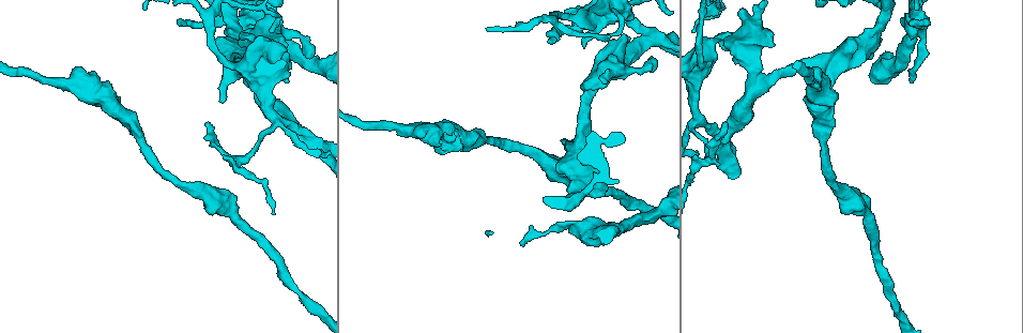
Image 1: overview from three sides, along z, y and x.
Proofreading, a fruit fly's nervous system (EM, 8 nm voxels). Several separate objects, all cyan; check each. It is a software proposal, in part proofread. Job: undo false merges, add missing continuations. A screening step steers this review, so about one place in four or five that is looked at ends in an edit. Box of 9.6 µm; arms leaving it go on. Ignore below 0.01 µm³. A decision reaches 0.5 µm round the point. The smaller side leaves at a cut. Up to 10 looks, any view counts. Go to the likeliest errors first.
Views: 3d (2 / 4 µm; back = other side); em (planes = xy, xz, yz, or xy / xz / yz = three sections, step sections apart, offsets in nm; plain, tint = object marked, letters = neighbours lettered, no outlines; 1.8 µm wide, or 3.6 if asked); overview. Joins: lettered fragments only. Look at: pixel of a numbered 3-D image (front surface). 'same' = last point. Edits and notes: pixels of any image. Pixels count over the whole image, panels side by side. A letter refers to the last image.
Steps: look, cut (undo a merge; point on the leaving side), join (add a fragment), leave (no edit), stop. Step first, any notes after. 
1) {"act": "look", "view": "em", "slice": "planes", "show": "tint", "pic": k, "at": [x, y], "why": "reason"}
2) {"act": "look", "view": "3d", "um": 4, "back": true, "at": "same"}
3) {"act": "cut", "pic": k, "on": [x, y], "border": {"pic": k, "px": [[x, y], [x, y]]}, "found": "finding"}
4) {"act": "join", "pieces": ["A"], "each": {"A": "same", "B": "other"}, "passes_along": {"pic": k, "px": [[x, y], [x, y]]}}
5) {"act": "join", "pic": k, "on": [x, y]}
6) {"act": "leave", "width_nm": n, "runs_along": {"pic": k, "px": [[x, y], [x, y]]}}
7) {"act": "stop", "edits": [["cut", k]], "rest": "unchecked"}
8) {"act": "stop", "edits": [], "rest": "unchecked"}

{"act": "look", "view": "3d", "um": 4, "back": true, "pic": 1, "at": [707, 160], "why": "arms part here"}

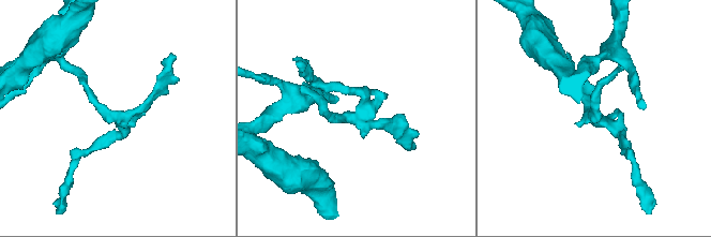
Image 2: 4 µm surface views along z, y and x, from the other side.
{"act": "look", "view": "em", "slice": "xy", "step": 16, "show": "letters", "pic": 2, "at": [120, 118], "why": "now the EM"}

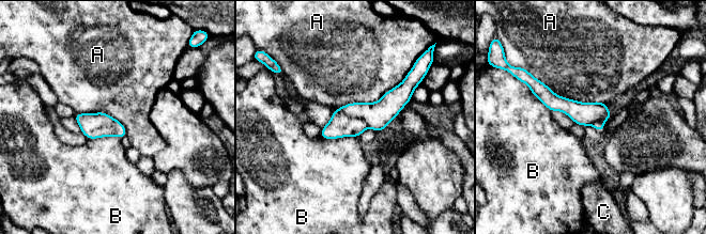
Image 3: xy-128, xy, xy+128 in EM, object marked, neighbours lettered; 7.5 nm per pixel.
{"act": "look", "view": "em", "slice": "xz", "step": 4, "show": "letters", "at": "same"}

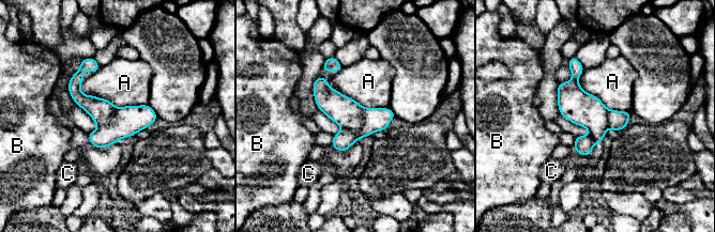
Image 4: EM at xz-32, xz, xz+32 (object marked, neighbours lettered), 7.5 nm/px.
{"act": "cut", "pic": 4, "on": [345, 111], "width_nm": 240, "longest_contact_nm": ["A", 550], "each": {"A": "other", "B": "other", "C": "other"}, "found": "two cells meet here"}

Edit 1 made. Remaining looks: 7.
{"act": "look", "view": "overview", "why": "see it whole again"}

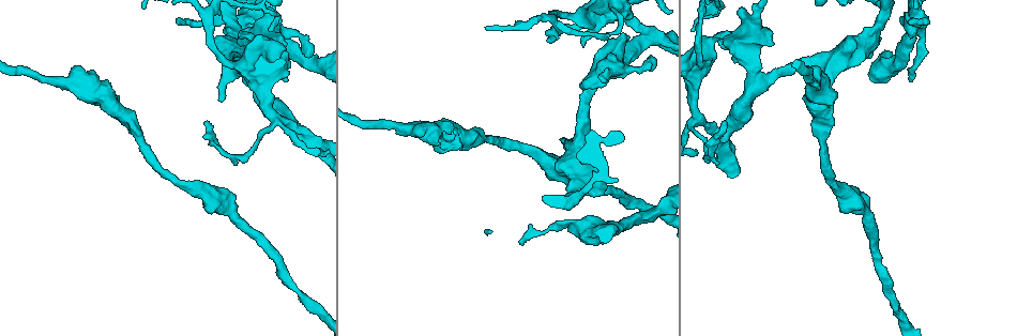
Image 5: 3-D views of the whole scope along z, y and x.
{"act": "look", "view": "3d", "um": 2, "back": true, "pic": 5, "at": [642, 38], "why": "branch point"}

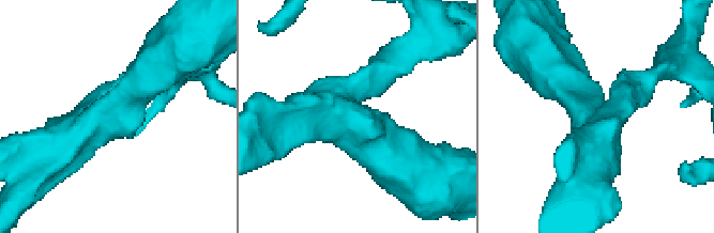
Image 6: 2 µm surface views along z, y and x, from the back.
{"act": "look", "view": "em", "slice": "planes", "show": "tint", "pic": 6, "at": [597, 111]}

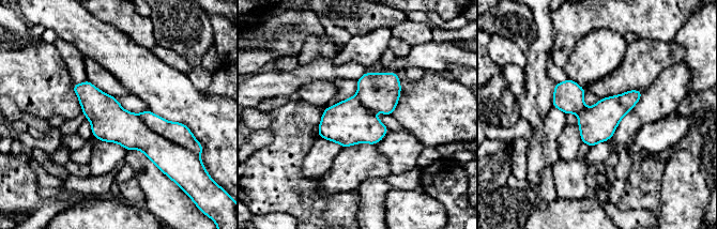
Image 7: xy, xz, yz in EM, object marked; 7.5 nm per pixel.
{"act": "look", "view": "em", "slice": "planes", "show": "letters", "at": "same", "why": "what lies round it"}

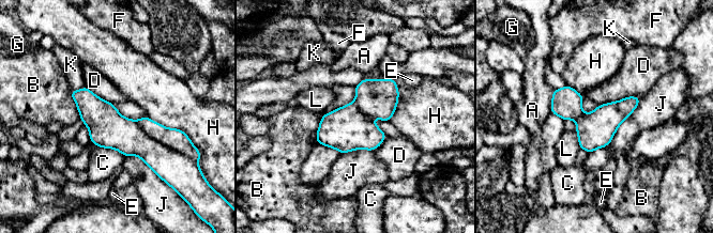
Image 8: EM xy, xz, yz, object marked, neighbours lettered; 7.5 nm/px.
{"act": "leave", "longest_contact_nm": ["J", 440], "each": {"A": "other", "B": "other", "C": "other", "D": "other", "E": "other", "F": "other", "G": "other", "H": "other", "J": "other", "K": "other", "L": "other"}, "border": {"pic": 8, "px": [[641, 98], [625, 96], [597, 105]]}, "found": "one cell here"}

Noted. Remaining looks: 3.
{"act": "look", "view": "em", "slice": "xz", "step": 16, "show": "tint", "pic": 5, "at": [521, 243], "why": "thin end"}

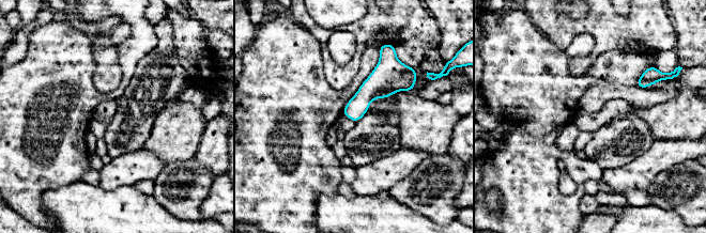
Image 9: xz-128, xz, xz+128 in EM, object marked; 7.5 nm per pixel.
{"act": "look", "view": "em", "slice": "planes", "show": "letters", "at": "same"}

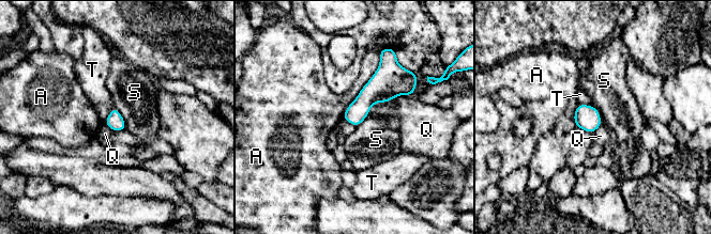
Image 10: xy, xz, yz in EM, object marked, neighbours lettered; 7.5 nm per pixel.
{"act": "leave", "each": {"A": "other", "Q": "other", "S": "other", "T": "other"}, "border": {"pic": 10, "px": [[389, 100], [375, 103], [356, 127]]}, "found": "none of them fits"}

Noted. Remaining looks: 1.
{"act": "stop", "edits": [["cut", 4]], "rest": "unchecked"}

